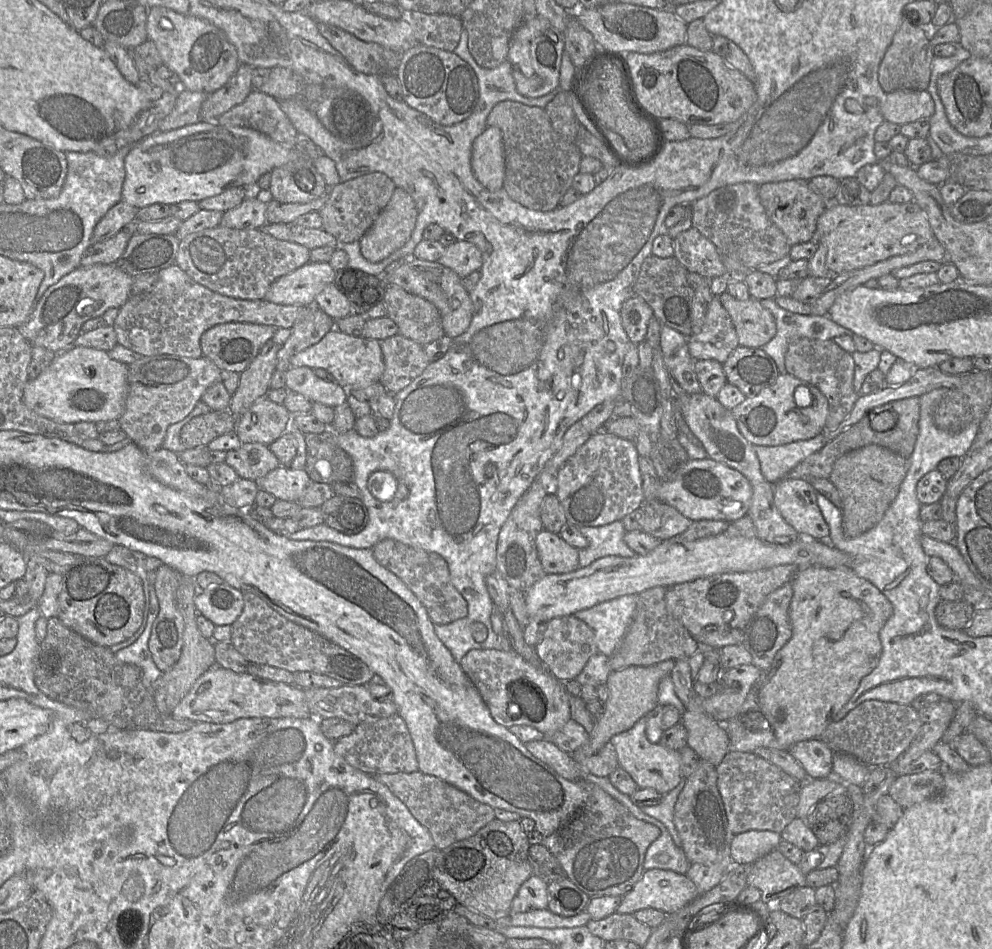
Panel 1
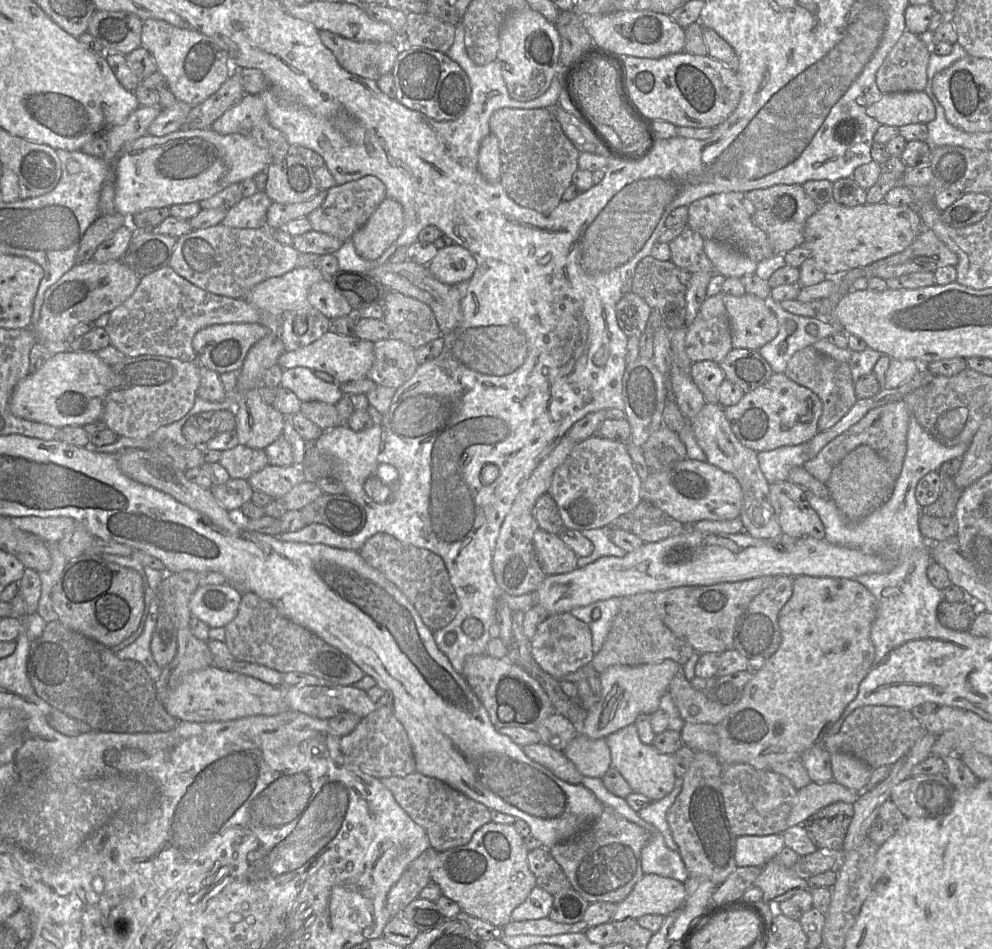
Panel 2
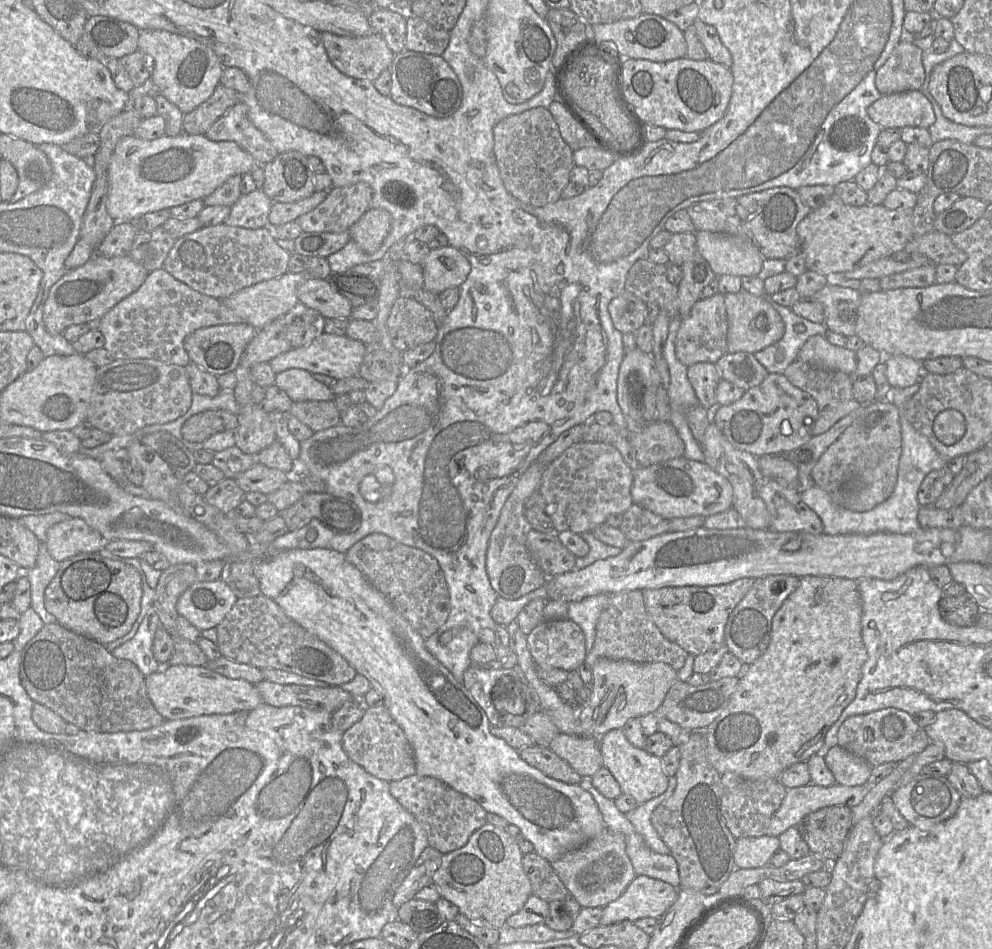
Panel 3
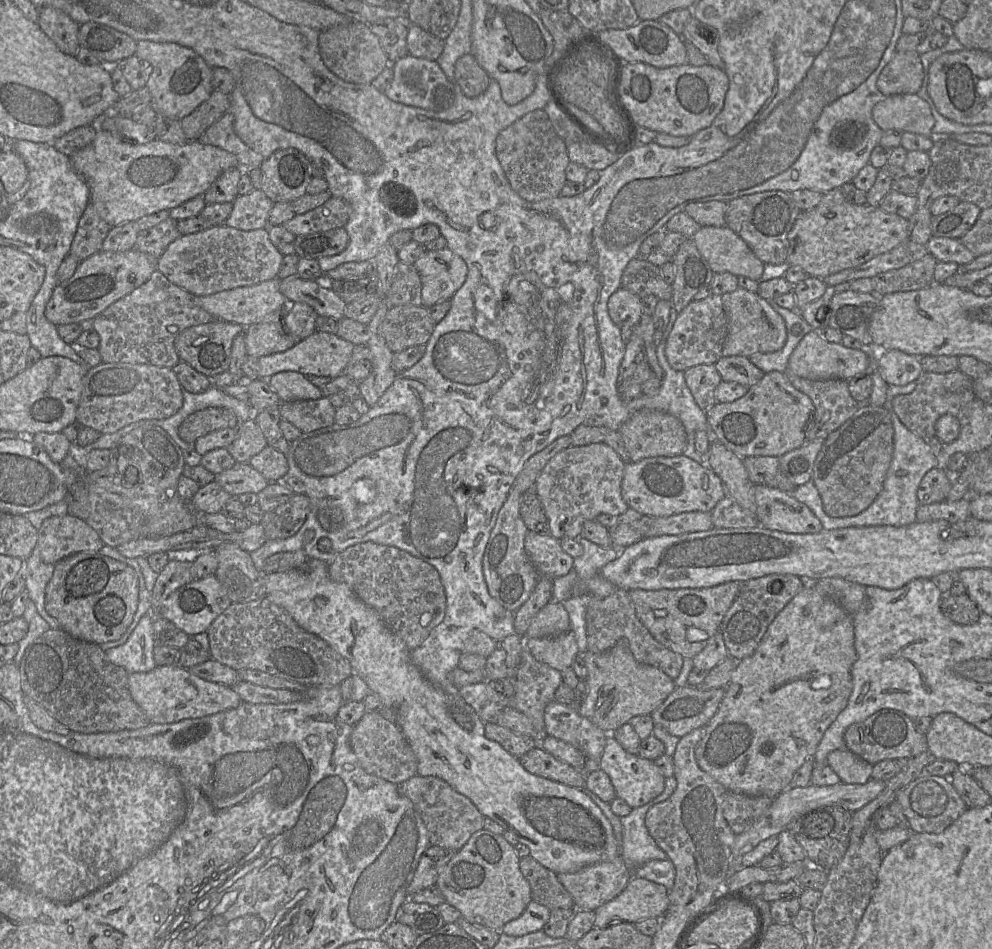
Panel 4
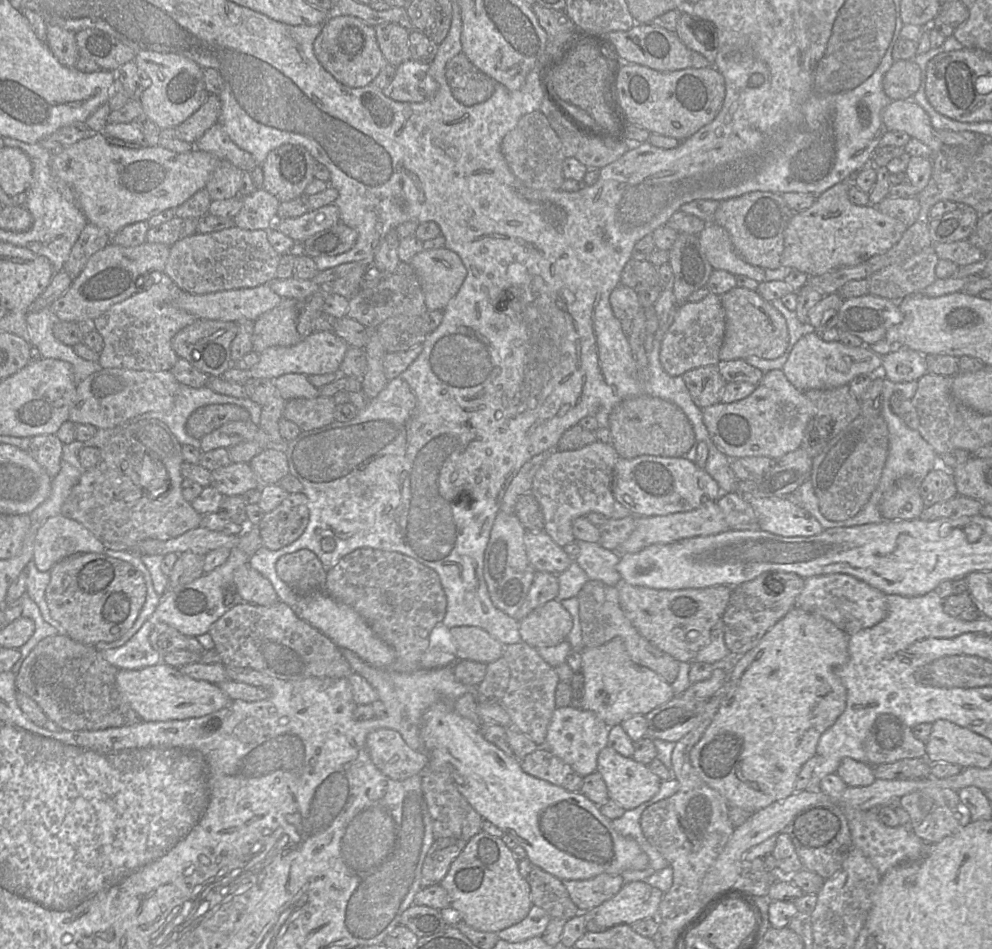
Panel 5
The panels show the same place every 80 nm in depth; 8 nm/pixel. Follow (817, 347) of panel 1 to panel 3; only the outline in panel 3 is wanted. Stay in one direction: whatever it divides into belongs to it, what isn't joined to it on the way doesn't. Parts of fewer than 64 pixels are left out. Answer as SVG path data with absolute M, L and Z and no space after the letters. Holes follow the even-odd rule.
M798 358L783 374L794 386L809 393L817 402L818 416L812 429L813 436L828 431L837 421L861 406L852 394L852 375L814 366Z

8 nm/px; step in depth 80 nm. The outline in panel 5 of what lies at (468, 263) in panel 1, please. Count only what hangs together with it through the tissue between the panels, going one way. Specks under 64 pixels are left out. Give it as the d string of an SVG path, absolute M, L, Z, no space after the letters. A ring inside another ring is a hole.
M447 248L424 249L409 264L420 281L428 310L443 310L467 276L459 255Z

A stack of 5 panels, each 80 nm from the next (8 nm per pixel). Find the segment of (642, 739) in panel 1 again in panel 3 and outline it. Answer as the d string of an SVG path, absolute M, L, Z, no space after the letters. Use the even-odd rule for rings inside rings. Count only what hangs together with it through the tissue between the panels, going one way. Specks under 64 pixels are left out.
M613 729L599 738L603 767L608 769L618 782L622 794L633 797L639 805L660 796L668 787L669 777L662 769L662 760L633 746L622 729Z

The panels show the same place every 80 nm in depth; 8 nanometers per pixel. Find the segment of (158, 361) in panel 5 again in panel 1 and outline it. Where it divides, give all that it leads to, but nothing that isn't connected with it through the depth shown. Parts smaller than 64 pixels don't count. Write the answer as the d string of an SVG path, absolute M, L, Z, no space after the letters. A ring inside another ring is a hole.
M175 264L160 270L157 275L157 281L148 291L129 297L119 308L119 313L113 323L118 344L141 356L178 355L200 358L202 334L218 324L240 322L292 328L295 322L304 320L319 308L316 305L281 305L266 300L243 300L224 296L196 283Z

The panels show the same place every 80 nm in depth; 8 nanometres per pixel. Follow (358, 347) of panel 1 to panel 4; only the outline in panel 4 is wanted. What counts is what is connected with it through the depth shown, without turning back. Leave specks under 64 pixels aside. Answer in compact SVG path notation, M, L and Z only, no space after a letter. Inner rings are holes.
M316 331L306 339L296 343L292 348L260 357L259 378L269 379L283 371L296 371L304 375L316 375L335 378L343 374L355 345L334 333Z

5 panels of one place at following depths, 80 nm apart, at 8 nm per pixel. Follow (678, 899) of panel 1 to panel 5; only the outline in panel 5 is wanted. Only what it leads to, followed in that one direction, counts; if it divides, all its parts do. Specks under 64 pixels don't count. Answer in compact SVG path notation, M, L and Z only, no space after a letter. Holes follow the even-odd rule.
M644 881L624 883L612 898L583 912L586 931L600 932L619 924L633 925L642 919L657 918L663 895Z

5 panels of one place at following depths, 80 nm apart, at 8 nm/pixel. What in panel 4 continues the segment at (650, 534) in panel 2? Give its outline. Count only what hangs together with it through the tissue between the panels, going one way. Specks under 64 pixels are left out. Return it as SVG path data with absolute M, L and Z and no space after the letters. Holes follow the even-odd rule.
M629 508L617 517L615 524L608 528L613 547L625 548L645 538L654 517Z

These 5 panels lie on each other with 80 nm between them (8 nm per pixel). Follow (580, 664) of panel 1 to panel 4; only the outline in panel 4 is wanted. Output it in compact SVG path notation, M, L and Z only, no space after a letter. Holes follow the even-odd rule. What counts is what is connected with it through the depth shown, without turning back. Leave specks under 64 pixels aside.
M571 630L552 637L525 638L525 646L536 660L559 671L571 668L579 655L575 635Z

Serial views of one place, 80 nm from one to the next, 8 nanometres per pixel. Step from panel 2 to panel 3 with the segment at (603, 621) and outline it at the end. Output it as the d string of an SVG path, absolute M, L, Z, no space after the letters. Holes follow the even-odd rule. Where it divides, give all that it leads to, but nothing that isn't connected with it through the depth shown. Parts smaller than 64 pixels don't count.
M599 594L568 603L568 618L581 628L587 653L594 643L597 619L609 600L609 594Z

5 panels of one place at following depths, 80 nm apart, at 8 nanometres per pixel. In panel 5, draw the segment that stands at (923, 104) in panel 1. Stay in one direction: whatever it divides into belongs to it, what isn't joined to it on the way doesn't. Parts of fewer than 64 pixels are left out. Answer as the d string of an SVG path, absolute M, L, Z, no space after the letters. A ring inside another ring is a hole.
M913 99L892 101L882 111L882 120L889 132L905 132L929 147L933 155L942 147L929 115Z

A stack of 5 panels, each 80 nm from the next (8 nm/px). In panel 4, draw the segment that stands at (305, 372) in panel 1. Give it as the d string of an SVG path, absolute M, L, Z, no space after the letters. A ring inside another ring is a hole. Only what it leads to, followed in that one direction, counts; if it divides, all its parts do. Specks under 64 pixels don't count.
M283 371L272 375L269 384L282 402L324 397L319 387L314 385L306 375L296 371Z

